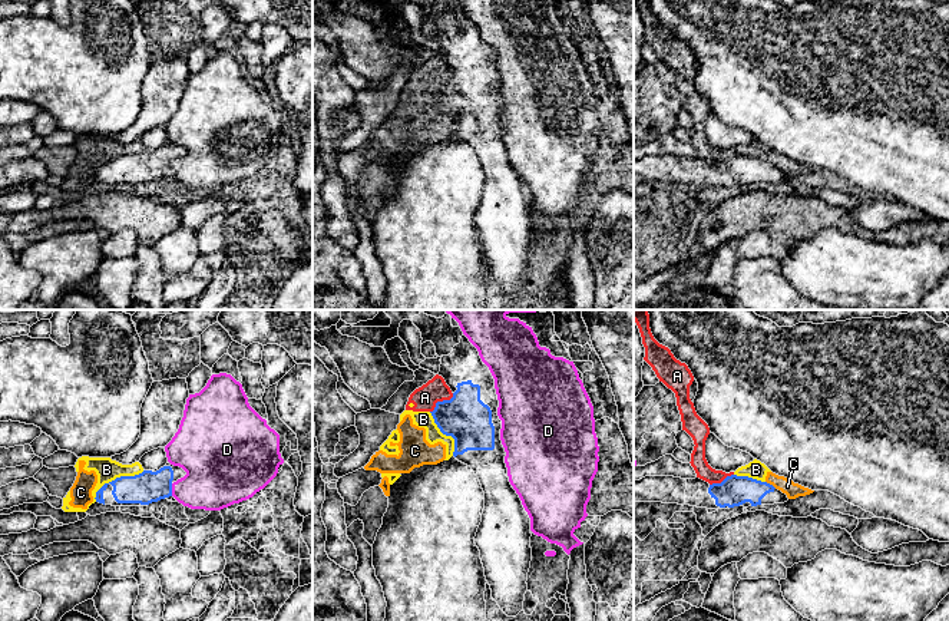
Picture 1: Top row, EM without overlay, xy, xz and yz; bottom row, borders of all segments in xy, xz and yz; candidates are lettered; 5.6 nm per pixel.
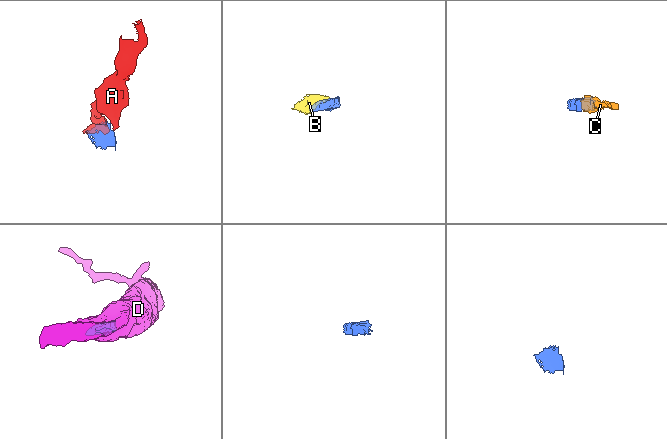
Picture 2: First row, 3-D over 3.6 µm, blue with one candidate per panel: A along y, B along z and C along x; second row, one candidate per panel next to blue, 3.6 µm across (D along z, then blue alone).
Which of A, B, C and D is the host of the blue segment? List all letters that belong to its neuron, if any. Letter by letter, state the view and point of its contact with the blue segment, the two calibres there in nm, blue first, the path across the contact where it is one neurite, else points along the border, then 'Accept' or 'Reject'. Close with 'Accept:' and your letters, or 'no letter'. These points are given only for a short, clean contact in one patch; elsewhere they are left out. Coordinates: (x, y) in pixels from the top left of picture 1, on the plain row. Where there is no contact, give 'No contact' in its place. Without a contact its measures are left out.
A: Touches blue at xz (440, 81). Thickness 260 nm (blue) against 140 nm. Boundary: xz (453, 72), (449, 78), (439, 79), (430, 91). Reject
B: Touches blue at xy (116, 157). Thickness 180 nm (blue) against 130 nm. Boundary: xy (144, 149), (106, 161), (96, 171), (95, 179). Reject
C: Touches blue at yz (771, 164). Thickness 170 nm (blue) against 90 nm. Boundary: yz (766, 159), (776, 167). Reject
D: Touches blue at xy (171, 168). Thickness 180 nm (blue) against 320 nm. Reject
Accept: no letter

